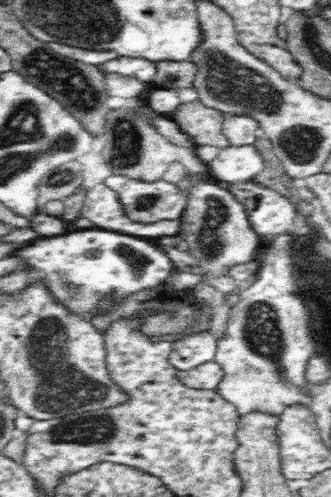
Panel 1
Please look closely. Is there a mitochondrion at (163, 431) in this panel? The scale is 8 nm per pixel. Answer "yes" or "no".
no

